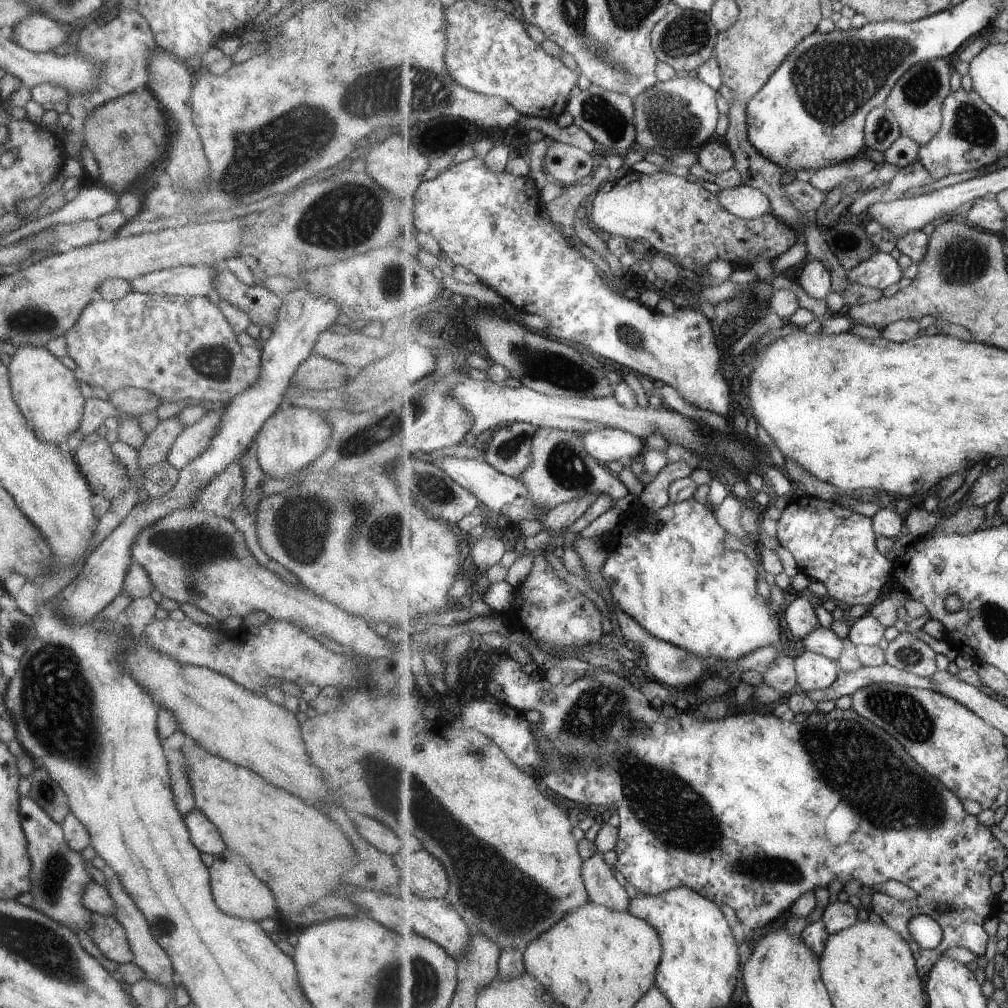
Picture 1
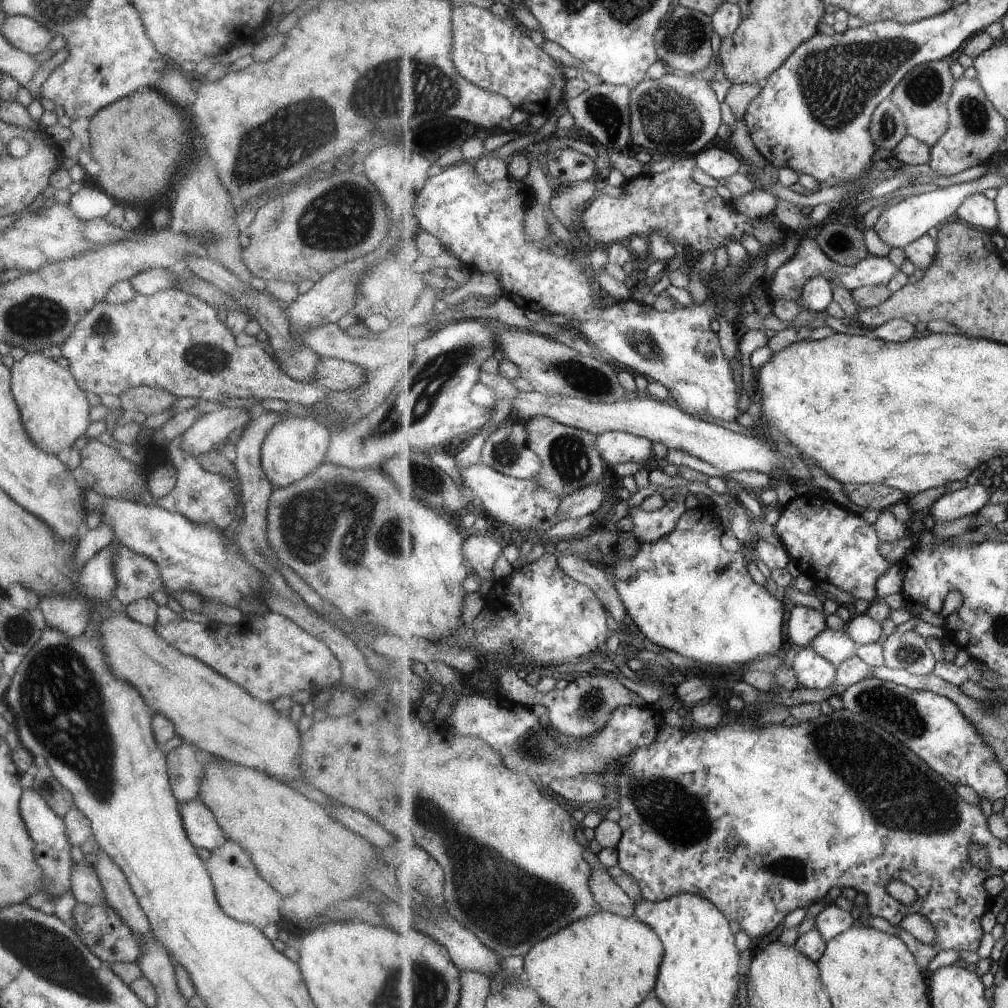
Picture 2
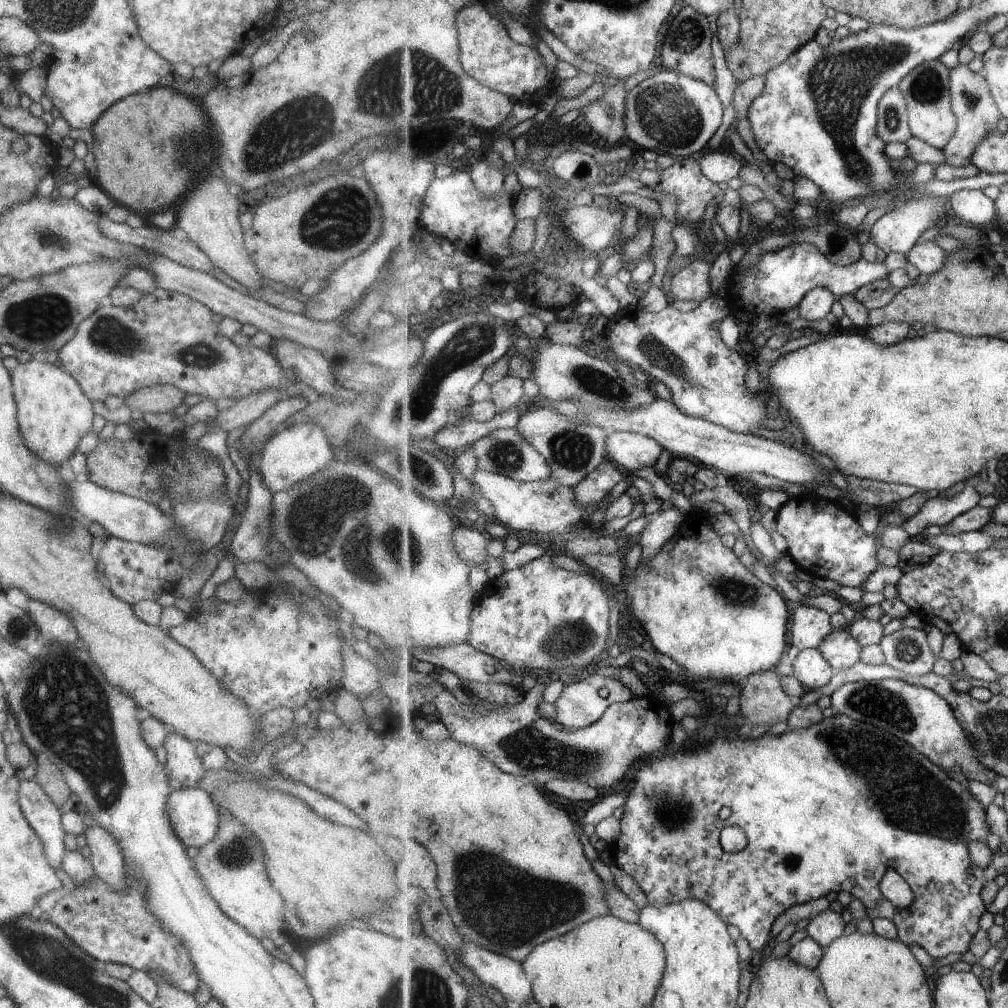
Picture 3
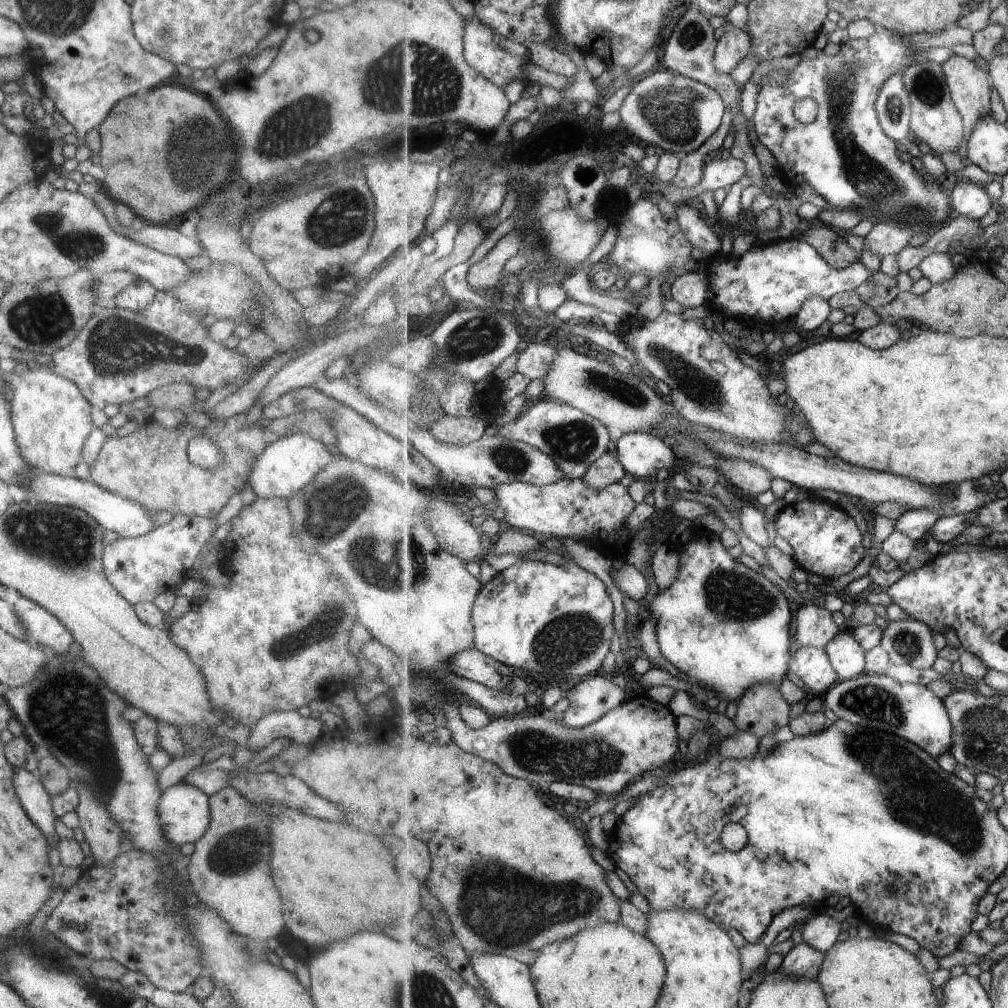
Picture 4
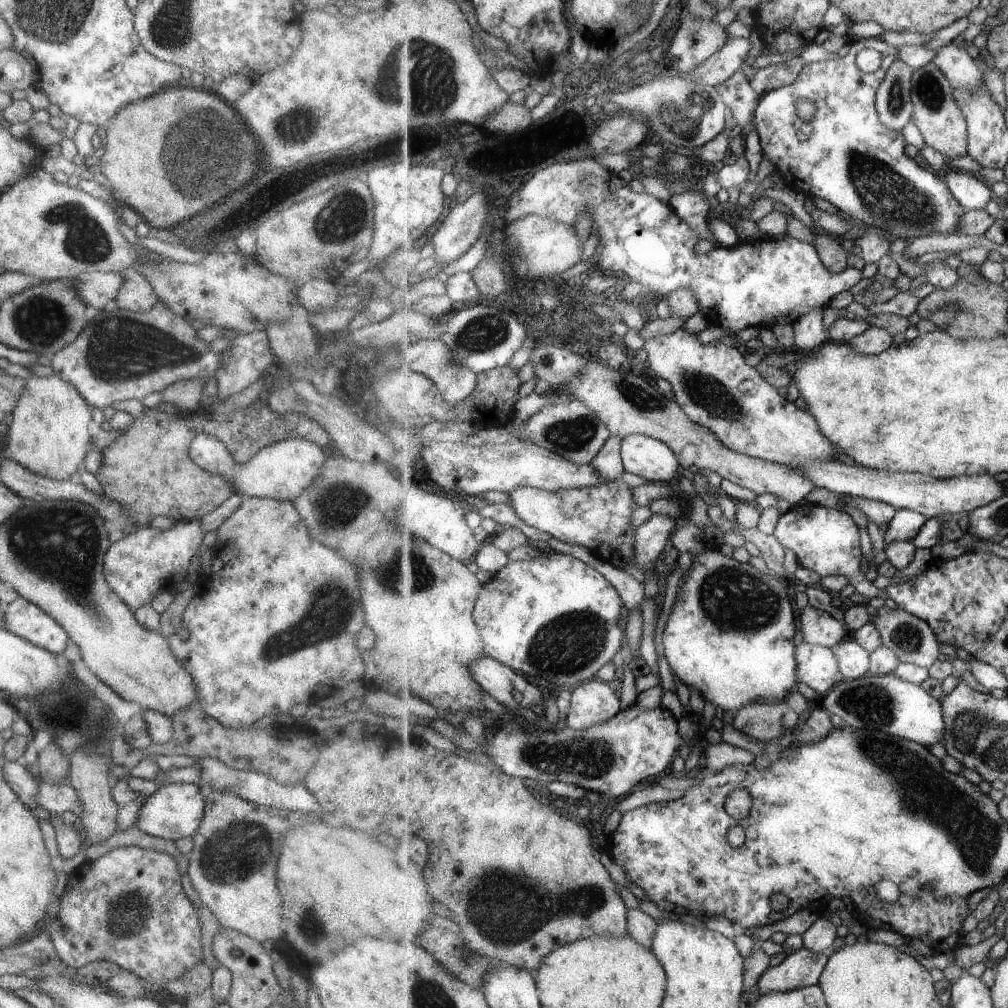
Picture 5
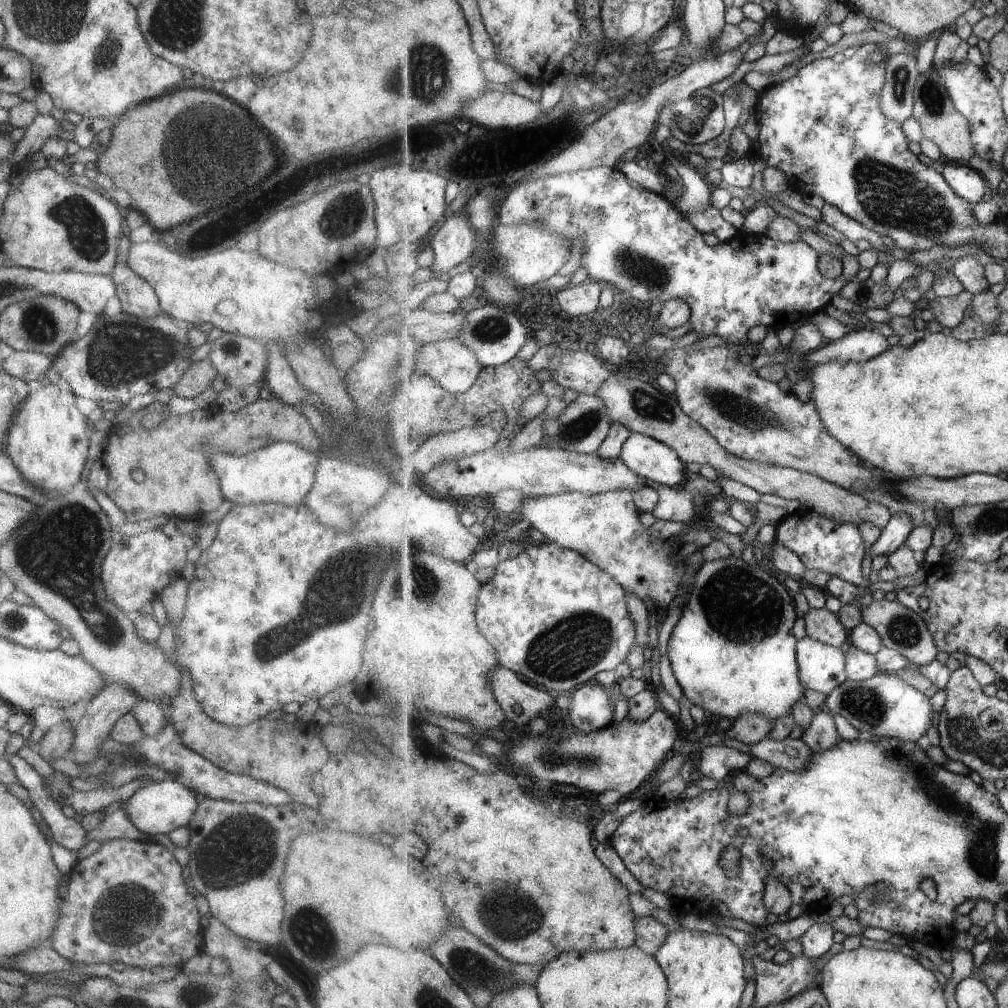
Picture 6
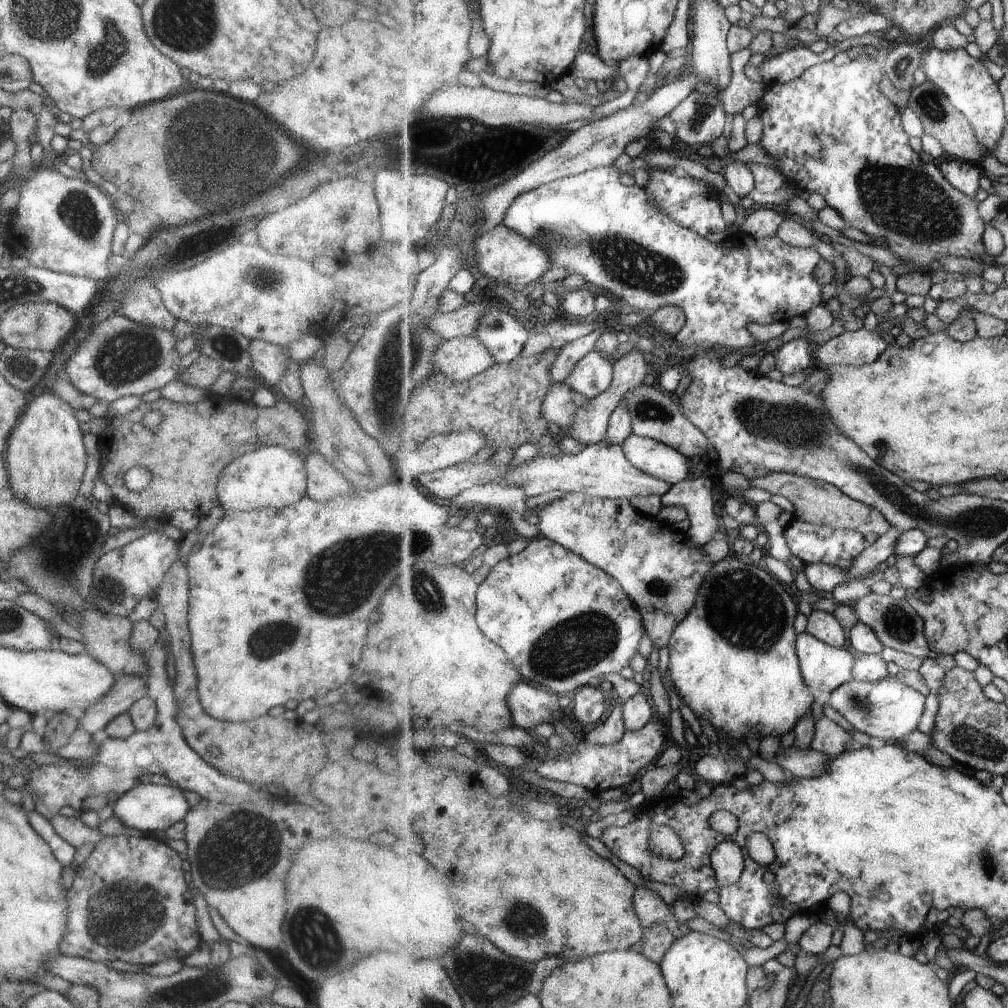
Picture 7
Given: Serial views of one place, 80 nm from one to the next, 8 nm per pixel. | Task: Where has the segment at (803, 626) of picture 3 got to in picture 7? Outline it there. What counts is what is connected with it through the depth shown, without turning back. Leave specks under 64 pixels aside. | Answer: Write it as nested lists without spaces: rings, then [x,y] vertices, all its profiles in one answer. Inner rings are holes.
[[[813,610],[808,616],[806,631],[835,647],[849,647],[848,630],[833,613]]]

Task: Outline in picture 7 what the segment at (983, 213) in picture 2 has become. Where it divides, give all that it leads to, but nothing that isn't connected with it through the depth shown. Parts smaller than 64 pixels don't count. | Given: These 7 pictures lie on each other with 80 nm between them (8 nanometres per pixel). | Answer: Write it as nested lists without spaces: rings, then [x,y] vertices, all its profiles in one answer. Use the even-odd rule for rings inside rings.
[[[959,159],[945,160],[939,166],[947,180],[959,190],[974,197],[981,188],[983,170],[976,163],[966,163]]]

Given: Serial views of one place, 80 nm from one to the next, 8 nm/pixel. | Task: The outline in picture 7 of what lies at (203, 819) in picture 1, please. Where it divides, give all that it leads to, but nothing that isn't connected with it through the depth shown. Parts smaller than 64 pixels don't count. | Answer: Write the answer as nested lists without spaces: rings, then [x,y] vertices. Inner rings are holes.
[[[139,783],[133,785],[124,792],[113,804],[112,815],[131,828],[137,828],[141,832],[153,832],[153,830],[165,830],[174,822],[181,820],[189,810],[187,802],[183,798],[185,793],[178,787],[160,785],[159,783]]]

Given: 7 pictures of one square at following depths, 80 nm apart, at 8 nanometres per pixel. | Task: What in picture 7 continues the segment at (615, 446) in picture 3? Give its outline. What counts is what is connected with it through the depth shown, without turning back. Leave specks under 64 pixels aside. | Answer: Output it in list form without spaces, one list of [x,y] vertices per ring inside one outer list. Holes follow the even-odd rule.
[[[631,434],[622,447],[627,458],[644,473],[672,485],[691,478],[694,467],[690,458],[671,445]]]

